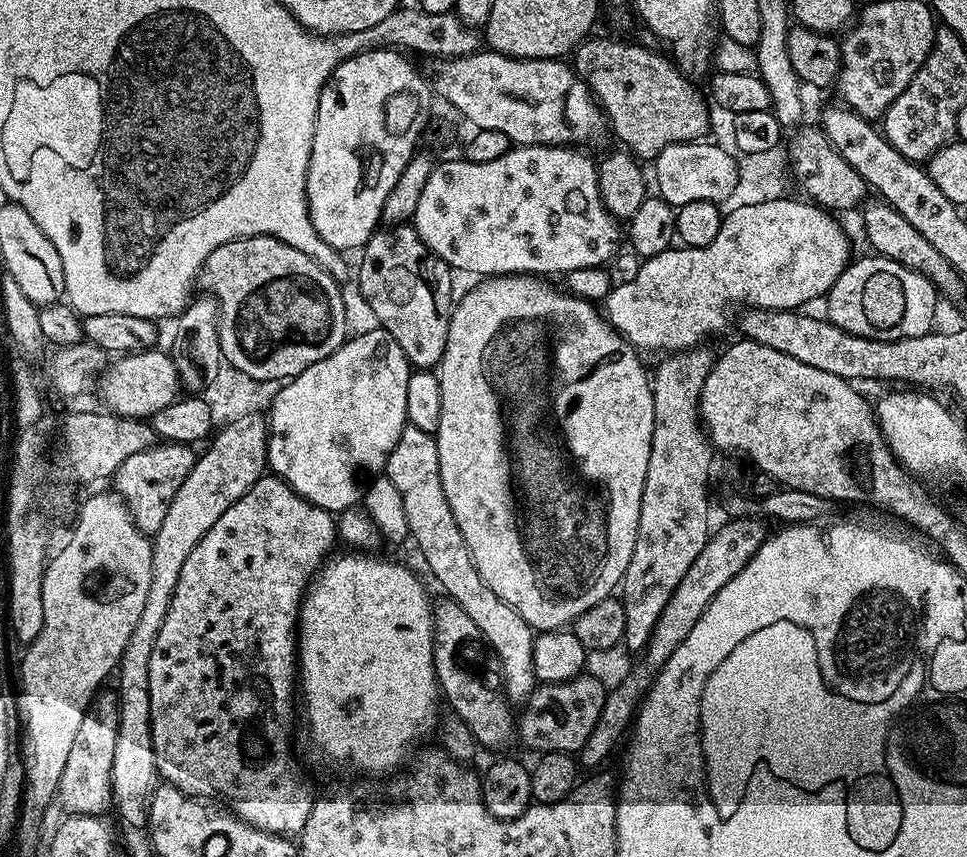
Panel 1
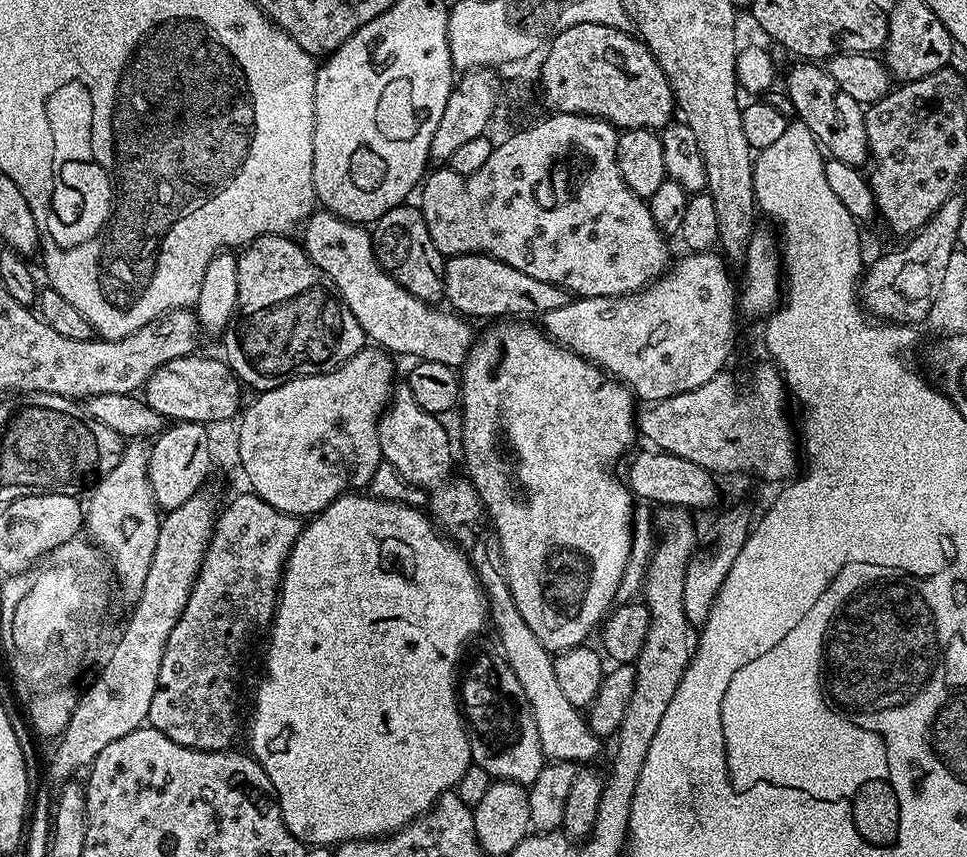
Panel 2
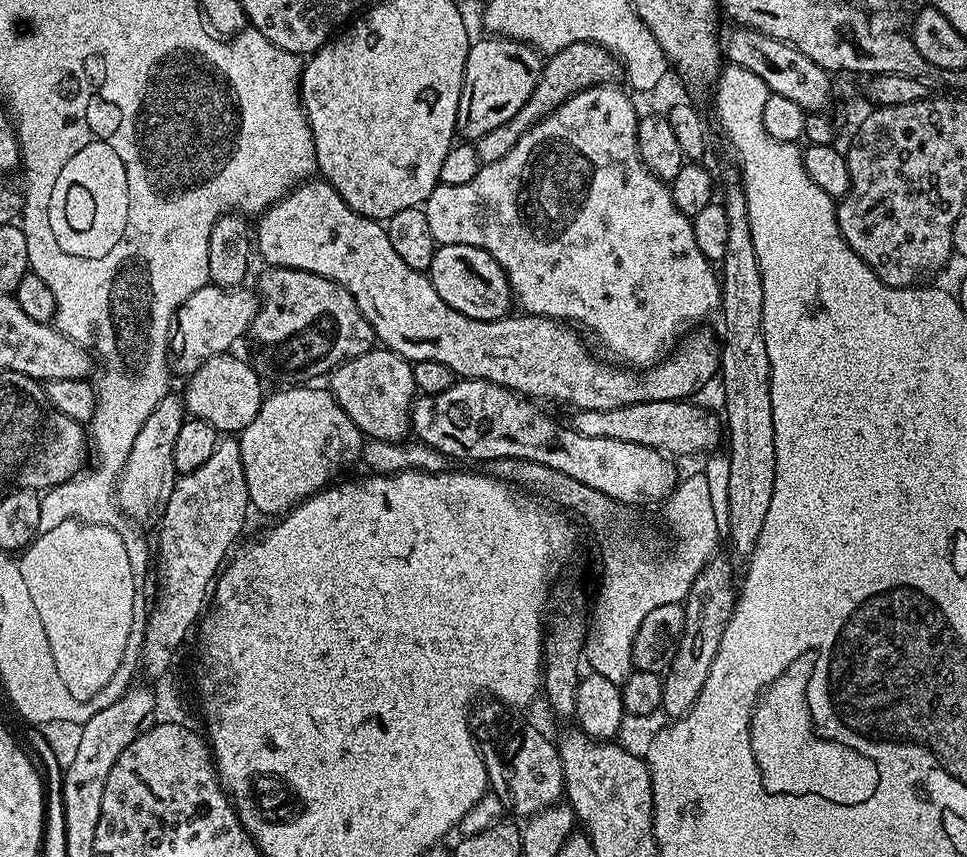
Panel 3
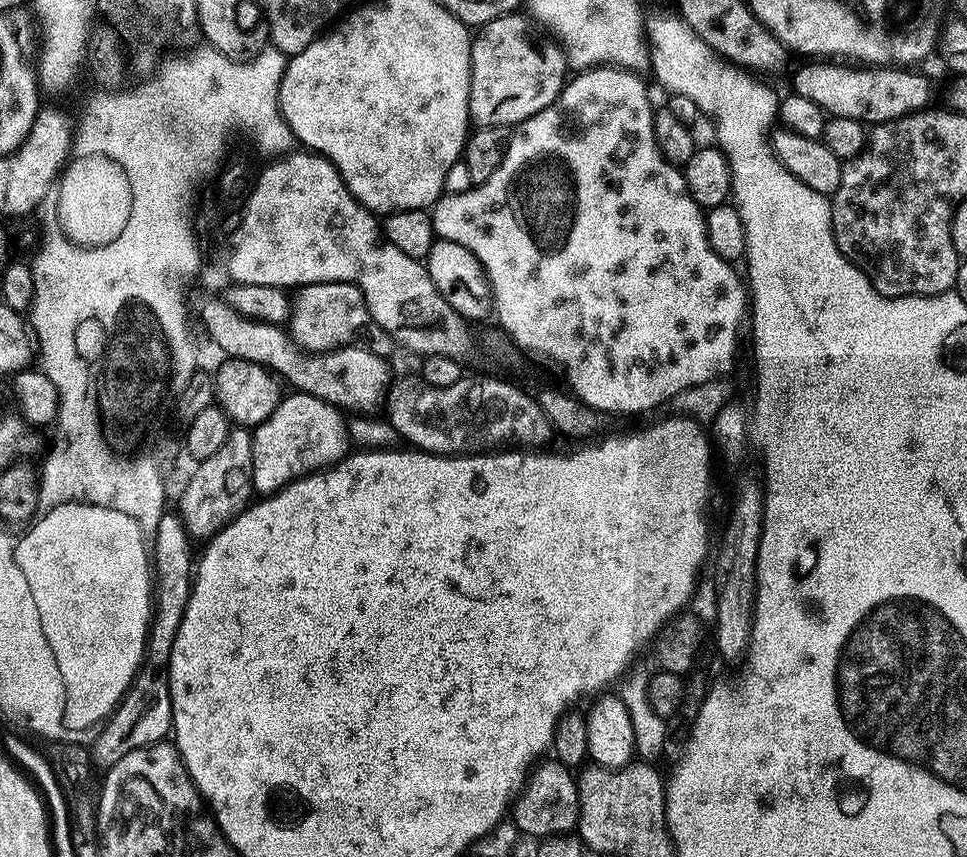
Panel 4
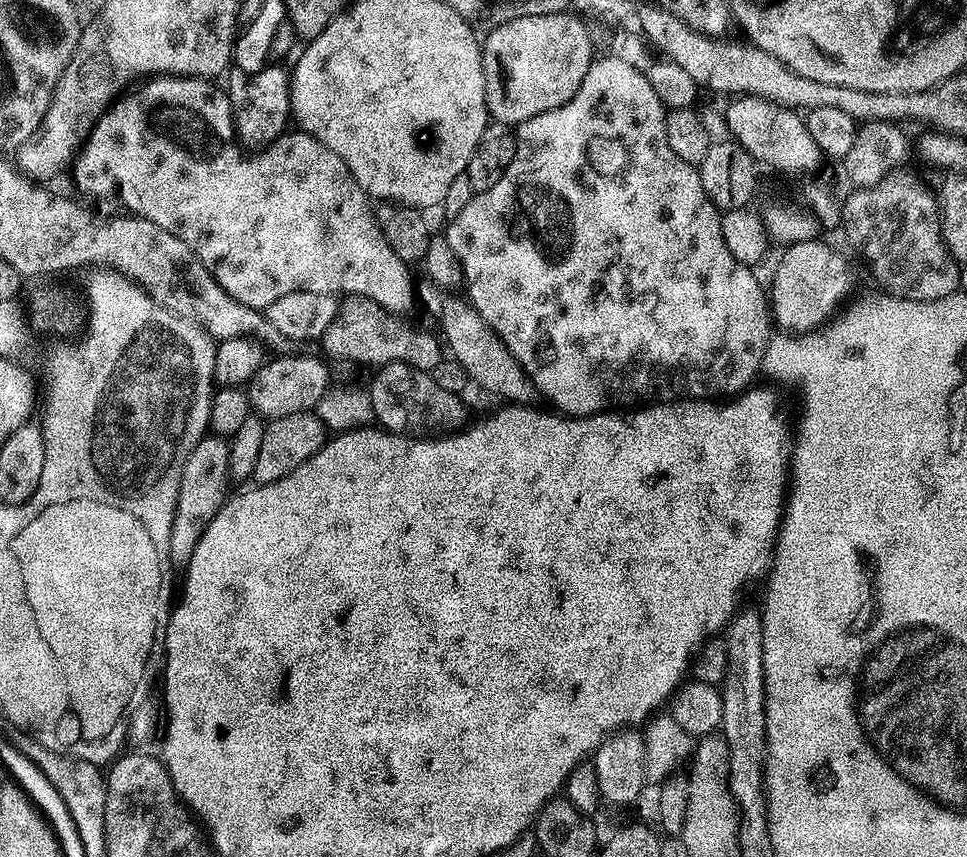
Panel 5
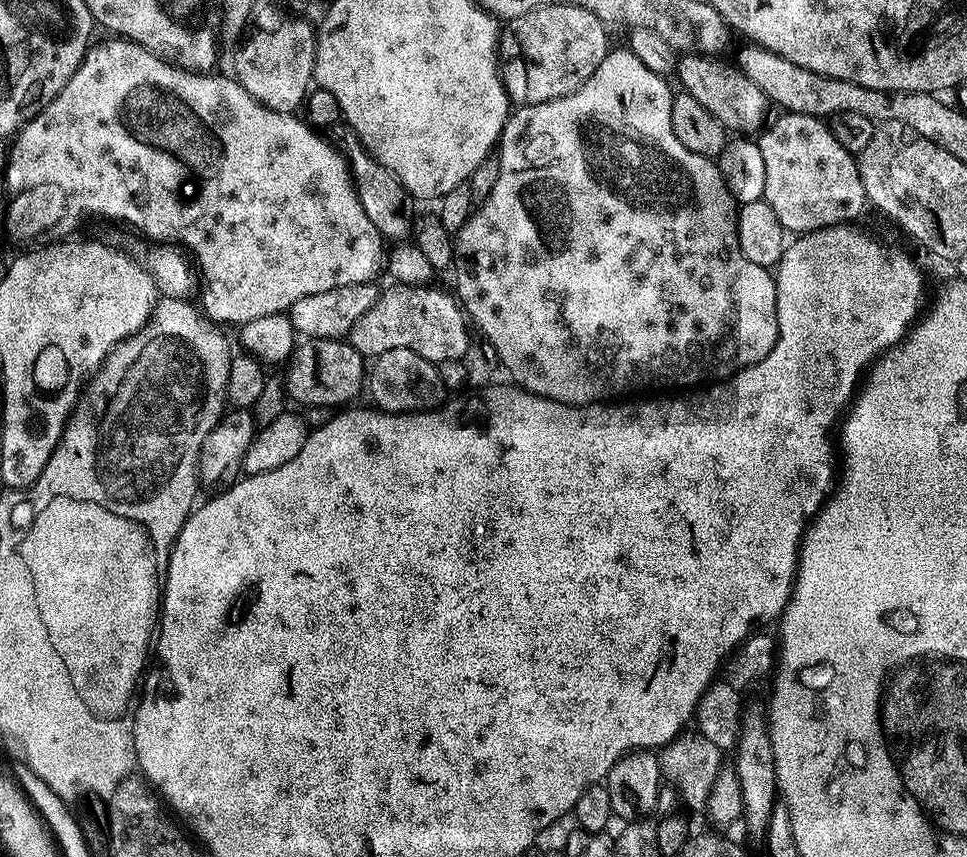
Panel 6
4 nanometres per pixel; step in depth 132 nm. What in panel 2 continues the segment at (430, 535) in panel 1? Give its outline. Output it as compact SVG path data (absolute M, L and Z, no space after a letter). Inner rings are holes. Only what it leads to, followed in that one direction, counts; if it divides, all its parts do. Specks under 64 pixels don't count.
M397 387L376 424L383 463L394 466L394 470L398 470L406 482L426 494L427 511L443 535L455 541L461 549L469 550L473 547L470 559L476 578L480 581L480 589L488 601L490 628L496 631L500 639L498 648L504 661L512 667L518 682L522 682L534 726L538 726L538 742L542 742L544 757L549 761L592 762L600 752L601 737L592 733L581 709L575 708L563 696L558 680L554 678L553 653L544 648L538 638L534 638L534 630L530 630L530 626L526 626L526 618L518 614L518 606L510 594L510 586L493 549L491 552L486 545L476 544L480 519L485 519L486 513L472 483L466 478L455 480L452 477L452 440L444 429L444 422L441 417L422 410L408 387Z

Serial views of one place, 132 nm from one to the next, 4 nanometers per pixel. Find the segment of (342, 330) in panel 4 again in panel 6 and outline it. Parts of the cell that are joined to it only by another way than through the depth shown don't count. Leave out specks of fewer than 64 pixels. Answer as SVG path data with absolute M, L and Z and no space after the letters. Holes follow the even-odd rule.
M424 282L417 283L415 286L404 286L408 288L392 288L383 293L381 295L380 300L378 303L376 303L375 306L371 308L363 316L358 320L355 326L352 327L351 333L350 333L350 343L358 349L361 356L365 358L375 358L378 356L381 356L382 354L386 354L386 350L414 350L414 354L418 354L422 358L426 358L433 366L438 366L442 362L446 362L447 360L464 360L467 356L469 349L470 349L470 343L468 343L468 328L470 332L470 324L469 321L466 319L466 313L457 297L453 295L451 291L443 292L440 288L427 288L429 285Z

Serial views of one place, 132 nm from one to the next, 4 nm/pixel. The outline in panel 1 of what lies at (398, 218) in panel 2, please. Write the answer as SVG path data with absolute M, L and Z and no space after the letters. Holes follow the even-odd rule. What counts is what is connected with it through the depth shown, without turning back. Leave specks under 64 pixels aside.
M411 223L381 227L373 232L368 243L364 245L364 250L365 257L362 266L355 273L354 279L360 284L362 298L365 299L375 316L375 323L379 327L385 328L390 334L390 338L394 338L394 342L398 342L398 346L402 346L402 354L406 354L413 369L435 369L446 350L448 319L452 317L454 307L453 269L426 247Z

